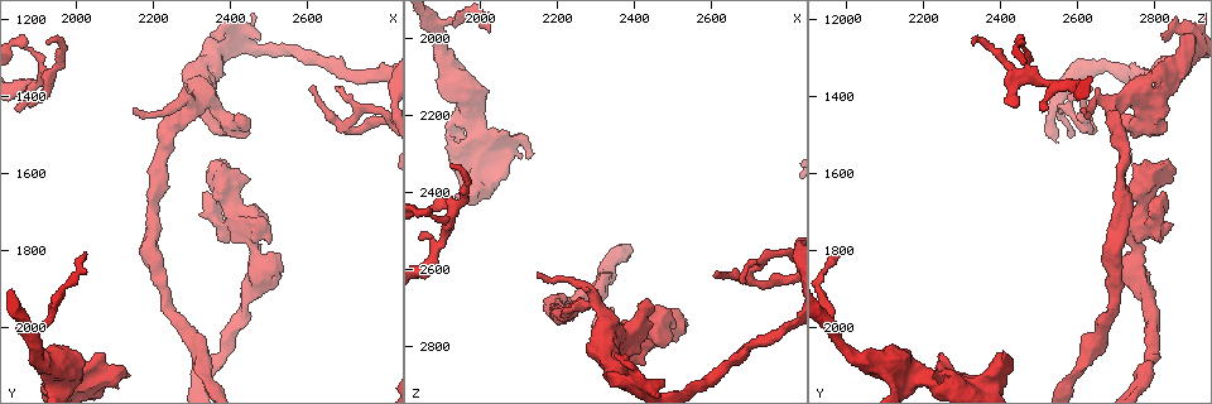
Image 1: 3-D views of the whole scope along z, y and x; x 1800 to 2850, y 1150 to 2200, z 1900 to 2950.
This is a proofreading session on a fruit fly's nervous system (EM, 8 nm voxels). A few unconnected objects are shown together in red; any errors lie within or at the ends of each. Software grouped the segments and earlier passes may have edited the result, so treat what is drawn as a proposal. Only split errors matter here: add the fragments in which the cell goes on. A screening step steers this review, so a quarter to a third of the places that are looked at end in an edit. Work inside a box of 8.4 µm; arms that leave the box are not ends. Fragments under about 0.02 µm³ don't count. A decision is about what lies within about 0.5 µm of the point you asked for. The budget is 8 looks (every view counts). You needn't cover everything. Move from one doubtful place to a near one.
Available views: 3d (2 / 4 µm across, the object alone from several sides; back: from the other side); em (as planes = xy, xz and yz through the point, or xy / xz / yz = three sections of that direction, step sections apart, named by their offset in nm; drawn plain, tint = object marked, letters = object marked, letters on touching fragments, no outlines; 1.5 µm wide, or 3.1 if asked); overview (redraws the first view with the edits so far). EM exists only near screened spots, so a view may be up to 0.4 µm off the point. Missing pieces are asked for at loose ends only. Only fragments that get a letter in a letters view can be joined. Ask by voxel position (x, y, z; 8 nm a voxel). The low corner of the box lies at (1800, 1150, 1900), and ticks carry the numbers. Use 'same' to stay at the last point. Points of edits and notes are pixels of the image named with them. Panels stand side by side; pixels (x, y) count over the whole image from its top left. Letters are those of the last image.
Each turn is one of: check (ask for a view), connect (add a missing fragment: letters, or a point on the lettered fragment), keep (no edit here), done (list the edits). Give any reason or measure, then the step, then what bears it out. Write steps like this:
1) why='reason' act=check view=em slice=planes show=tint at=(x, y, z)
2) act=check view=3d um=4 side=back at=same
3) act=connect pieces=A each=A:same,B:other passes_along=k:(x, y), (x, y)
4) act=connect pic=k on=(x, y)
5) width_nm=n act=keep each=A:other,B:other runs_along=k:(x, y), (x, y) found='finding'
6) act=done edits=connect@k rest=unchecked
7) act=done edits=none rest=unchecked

why='thin end' act=check view=3d um=2 side=back at=(2030, 1800, 1980)

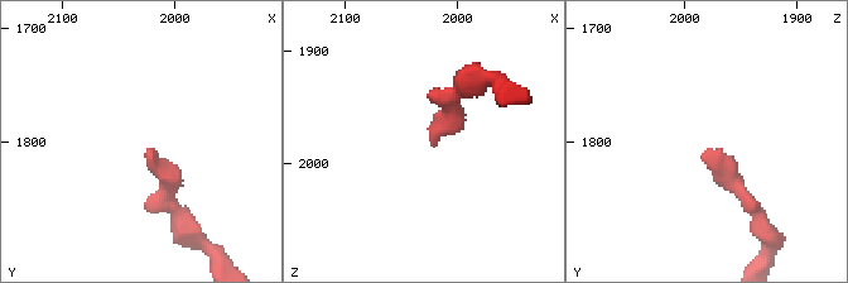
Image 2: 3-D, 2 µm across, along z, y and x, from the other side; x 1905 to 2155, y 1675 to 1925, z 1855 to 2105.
why='need the tissue' act=check view=em slice=planes show=letters at=(2024, 1810, 1976)

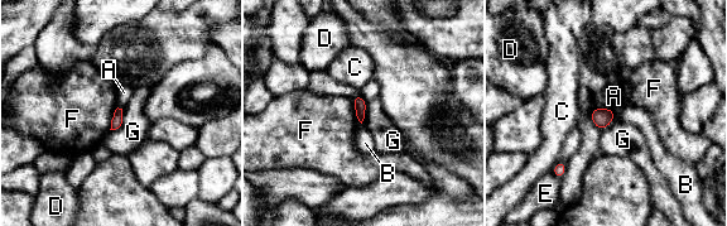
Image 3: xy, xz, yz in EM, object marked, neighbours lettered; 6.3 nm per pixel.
act=keep each=A:other,B:other,C:other,D:other,E:other,F:other,G:other border=3:(123, 109), (123, 123), (110, 130) found='none of them fits'

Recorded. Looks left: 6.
why='branch stops here' act=check view=em slice=xz step=8 show=letters at=(2325, 1660, 2830)

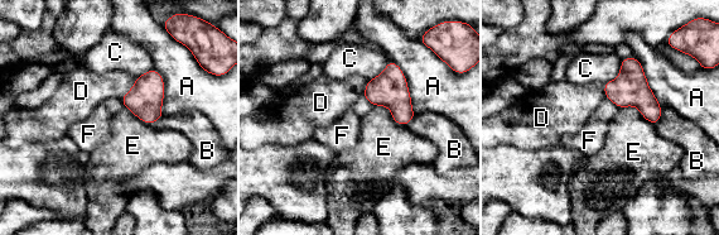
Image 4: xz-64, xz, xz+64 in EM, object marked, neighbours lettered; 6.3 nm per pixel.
act=keep each=A:other,B:other,C:other,D:other,E:other,F:other border=4:(374, 105), (385, 105), (405, 125) found='no lettered fragment goes on from it'

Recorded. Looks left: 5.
why='an open end' act=check view=em slice=xy step=4 show=letters at=(2070, 2075, 2250)

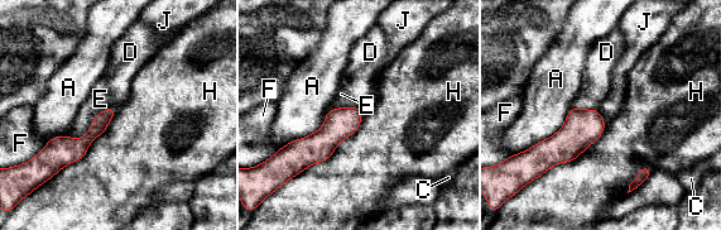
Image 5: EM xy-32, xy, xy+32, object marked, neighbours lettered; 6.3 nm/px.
longest_contact=H:600nm act=keep each=A:other,C:other,D:other,E:other,F:other,H:other,J:other border=5:(595, 109), (605, 124) found='no lettered fragment goes on from it'

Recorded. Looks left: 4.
act=done edits=none rest=unchecked

